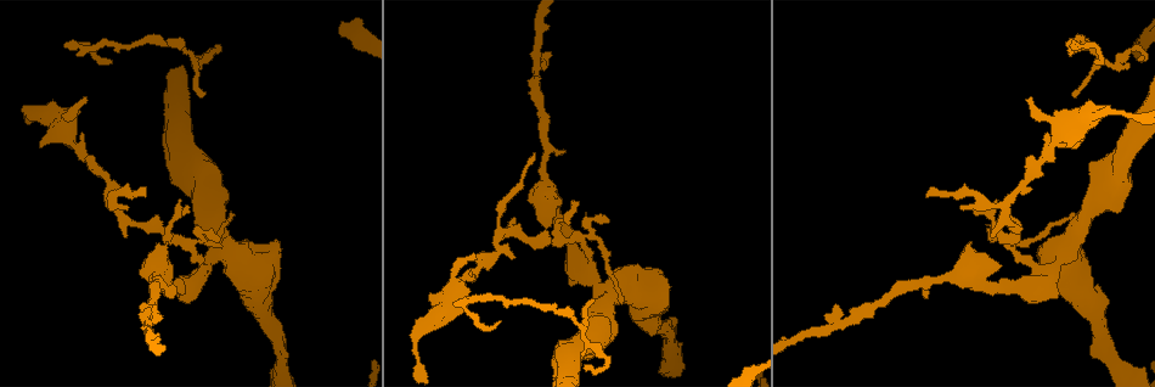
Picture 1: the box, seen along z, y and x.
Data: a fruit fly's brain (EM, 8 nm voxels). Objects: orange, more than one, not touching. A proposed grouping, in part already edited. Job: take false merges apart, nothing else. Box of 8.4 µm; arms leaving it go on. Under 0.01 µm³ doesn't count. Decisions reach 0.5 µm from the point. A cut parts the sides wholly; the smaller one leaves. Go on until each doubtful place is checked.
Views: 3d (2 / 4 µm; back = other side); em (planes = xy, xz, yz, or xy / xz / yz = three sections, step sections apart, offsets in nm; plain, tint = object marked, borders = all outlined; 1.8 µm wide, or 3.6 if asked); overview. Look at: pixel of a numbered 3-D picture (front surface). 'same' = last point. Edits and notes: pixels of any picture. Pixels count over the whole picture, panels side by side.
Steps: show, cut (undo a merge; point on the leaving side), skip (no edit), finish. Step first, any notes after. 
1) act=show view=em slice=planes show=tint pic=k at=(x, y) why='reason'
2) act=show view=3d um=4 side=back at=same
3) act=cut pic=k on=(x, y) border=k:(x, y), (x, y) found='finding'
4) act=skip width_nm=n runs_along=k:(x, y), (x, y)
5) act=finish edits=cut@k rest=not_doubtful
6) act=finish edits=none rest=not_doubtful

act=show view=em um=3.6 slice=planes show=tint pic=1 at=(455, 283) why='a fork'

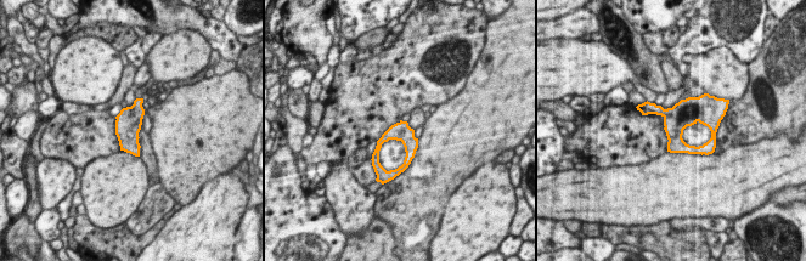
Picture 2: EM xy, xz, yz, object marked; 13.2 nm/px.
act=skip found='continuous, no second neuron'

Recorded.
act=show view=em um=3.6 slice=yz step=8 show=tint pic=1 at=(229, 253) why='sudden change in width'

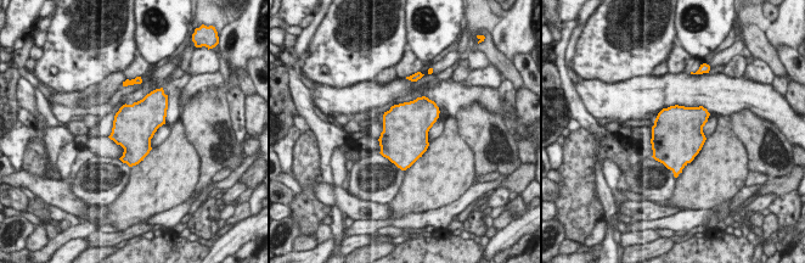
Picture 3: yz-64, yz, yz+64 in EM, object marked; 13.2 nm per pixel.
act=show view=em um=3.6 slice=xz step=8 show=tint at=same why='cut it another way'

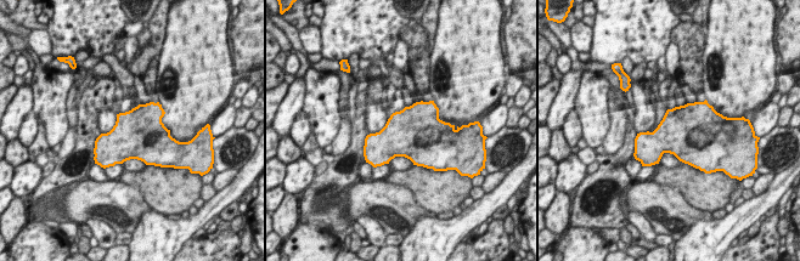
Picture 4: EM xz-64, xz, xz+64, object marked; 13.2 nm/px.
act=skip found='one neuron here'

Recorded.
act=show view=em slice=planes show=tint pic=1 at=(169, 237) why='four arms meet'

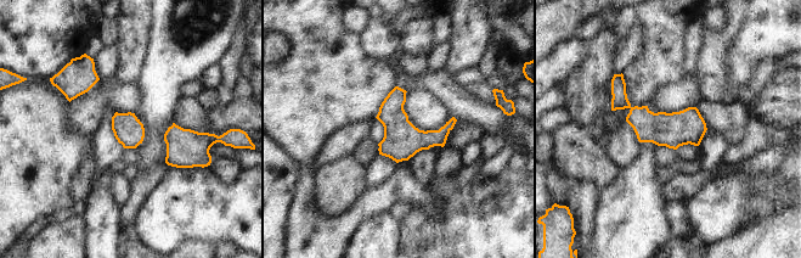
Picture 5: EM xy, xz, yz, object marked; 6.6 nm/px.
act=skip found='continuous, no second neuron'

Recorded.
act=show view=em slice=planes show=tint pic=1 at=(503, 231) why='thin neck'

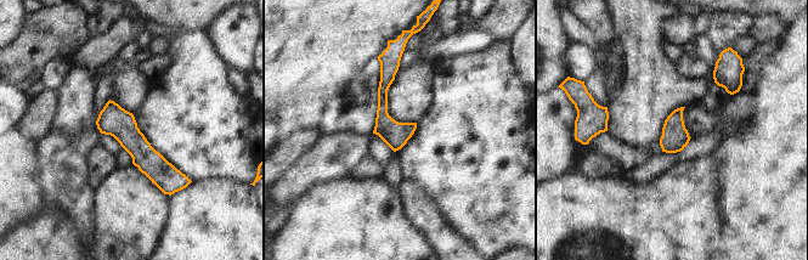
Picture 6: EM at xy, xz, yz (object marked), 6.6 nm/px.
act=skip width_nm=170 found='all the same neuron'

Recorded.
act=show view=3d um=2 pic=1 at=(74, 44) why='branch point'

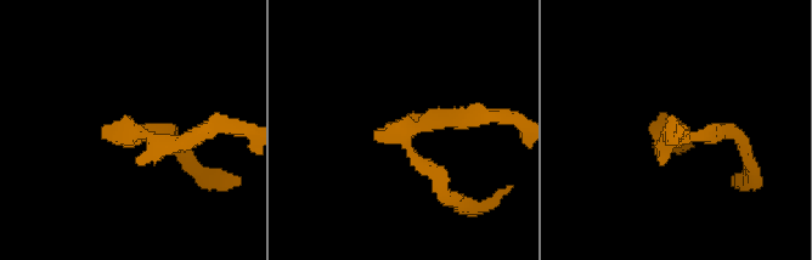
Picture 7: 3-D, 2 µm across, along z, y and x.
act=show view=em slice=planes show=borders pic=7 at=(676, 135)

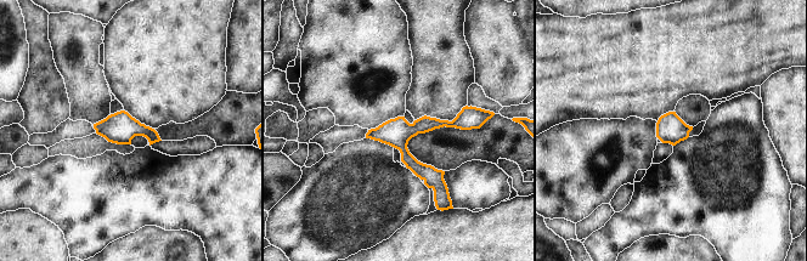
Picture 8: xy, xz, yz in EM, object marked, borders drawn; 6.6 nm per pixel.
act=skip runs_along=8:(472, 125), (423, 124), (370, 135) found='one neuron here'

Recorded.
act=finish edits=none rest=not_doubtful

